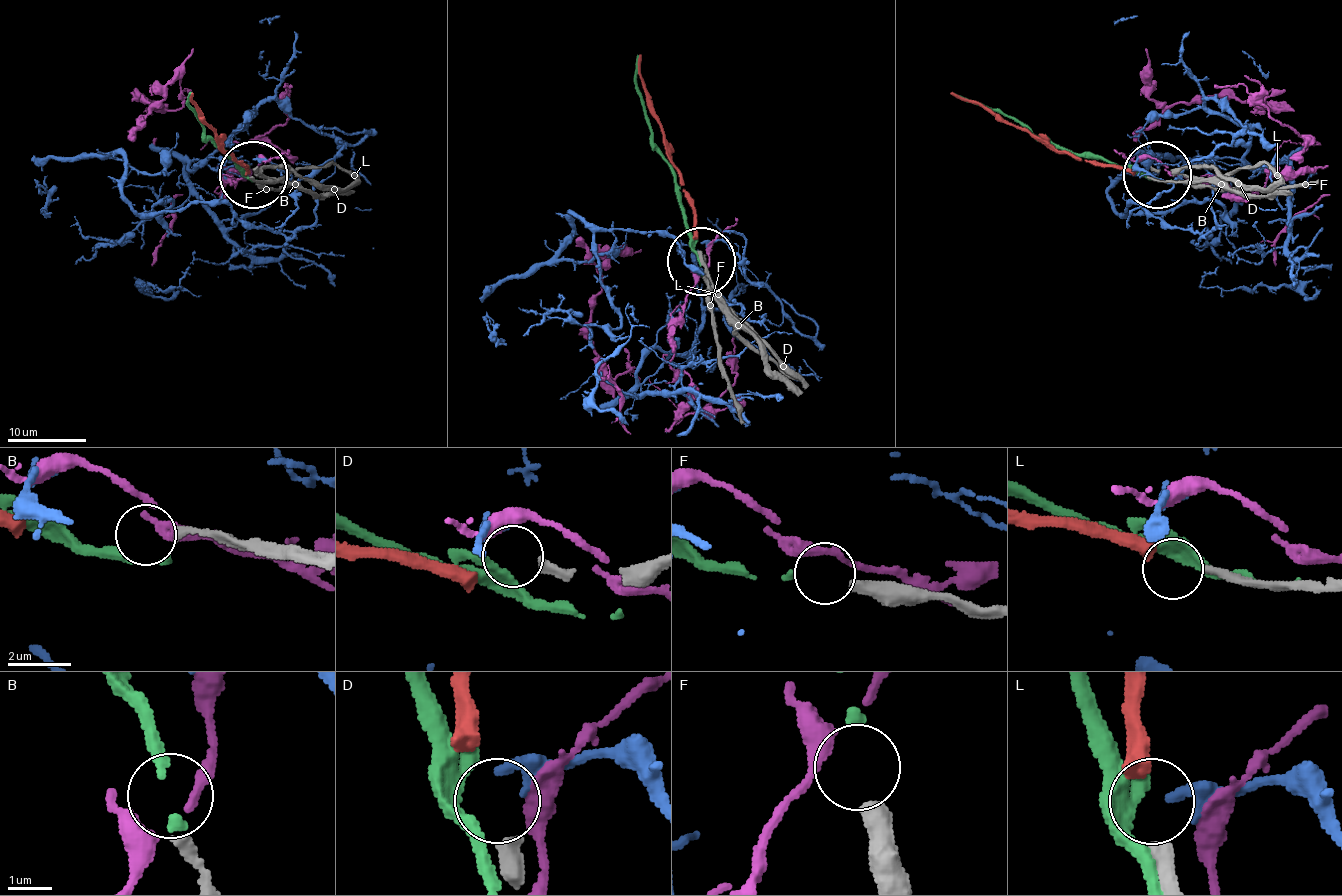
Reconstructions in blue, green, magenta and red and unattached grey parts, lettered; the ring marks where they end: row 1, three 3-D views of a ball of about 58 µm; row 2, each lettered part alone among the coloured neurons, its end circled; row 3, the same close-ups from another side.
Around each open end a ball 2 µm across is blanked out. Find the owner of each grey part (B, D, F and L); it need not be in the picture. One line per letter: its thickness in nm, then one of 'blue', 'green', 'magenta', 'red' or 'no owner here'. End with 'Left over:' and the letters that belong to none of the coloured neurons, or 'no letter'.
B: 240 nm | no owner here
D: 360 nm | no owner here
F: 440 nm | green
L: 320 nm | red
Left over: B, D

